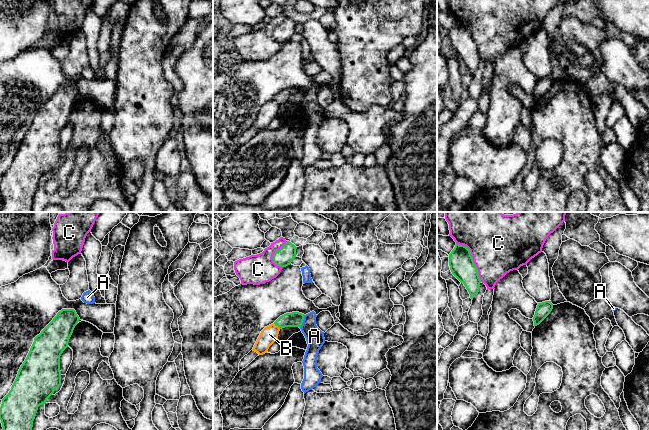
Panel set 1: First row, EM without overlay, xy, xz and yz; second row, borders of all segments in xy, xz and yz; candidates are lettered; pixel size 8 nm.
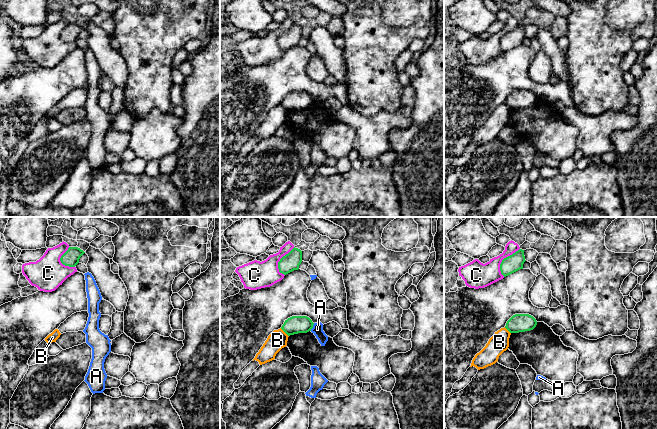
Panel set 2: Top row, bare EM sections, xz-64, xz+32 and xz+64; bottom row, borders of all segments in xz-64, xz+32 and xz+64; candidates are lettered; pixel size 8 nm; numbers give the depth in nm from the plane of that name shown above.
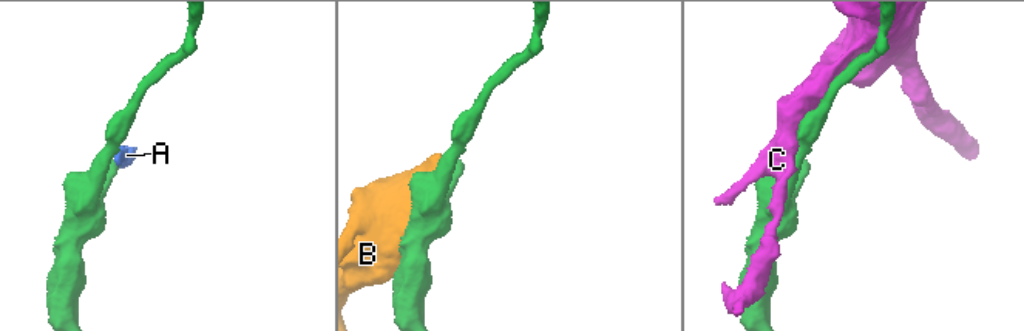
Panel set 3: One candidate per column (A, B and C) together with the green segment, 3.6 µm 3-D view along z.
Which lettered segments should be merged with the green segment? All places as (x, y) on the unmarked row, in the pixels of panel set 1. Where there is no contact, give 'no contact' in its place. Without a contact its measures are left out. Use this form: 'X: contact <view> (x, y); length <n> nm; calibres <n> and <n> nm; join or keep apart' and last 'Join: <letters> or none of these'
A: contact xz (302, 97); length 110 nm; calibres 130 and 150 nm; keep apart
B: contact xz (277, 101); length 70 nm; calibres 130 and 140 nm; keep apart
C: contact yz (472, 35); length 380 nm; calibres 200 and 420 nm; keep apart
Join: none of these

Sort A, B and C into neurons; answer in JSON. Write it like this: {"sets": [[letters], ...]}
{"sets": [["A"], ["B"], ["C"]]}

